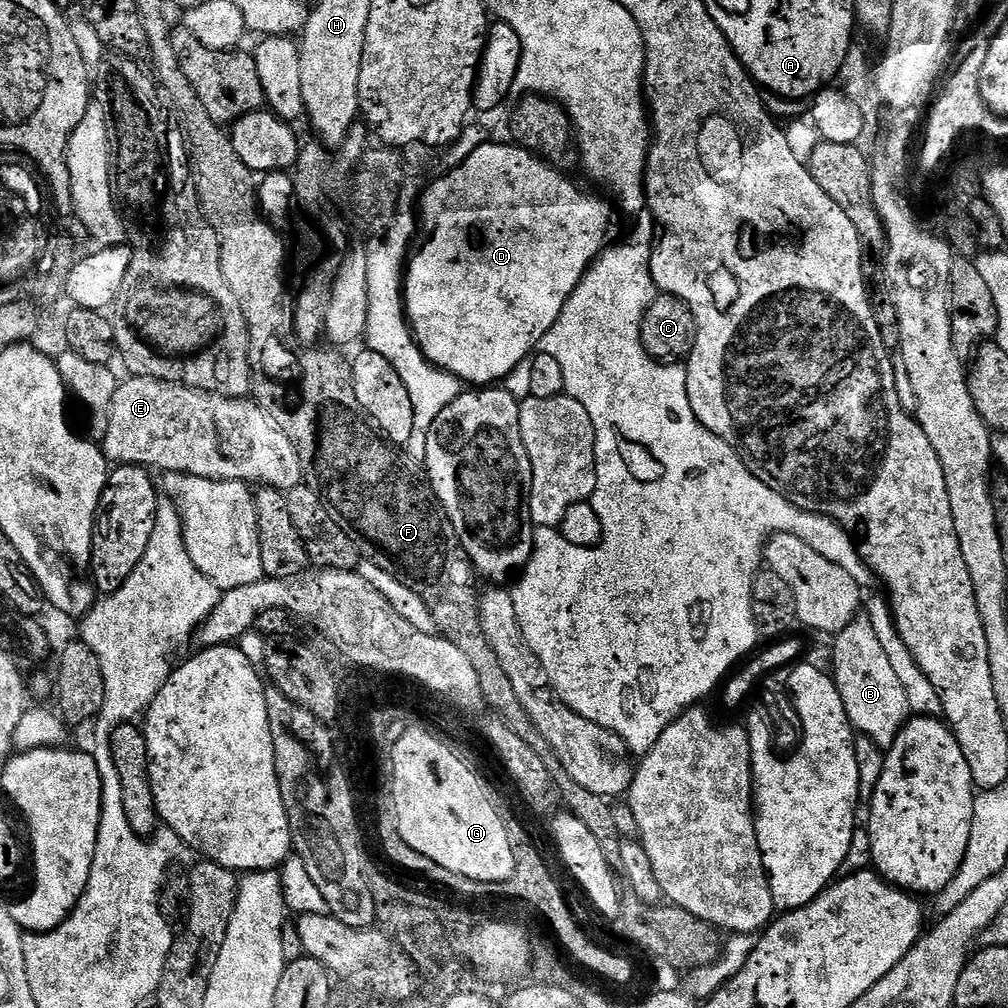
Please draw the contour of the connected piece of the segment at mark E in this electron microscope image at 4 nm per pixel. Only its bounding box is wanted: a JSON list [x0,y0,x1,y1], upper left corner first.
[102,374,305,490]

